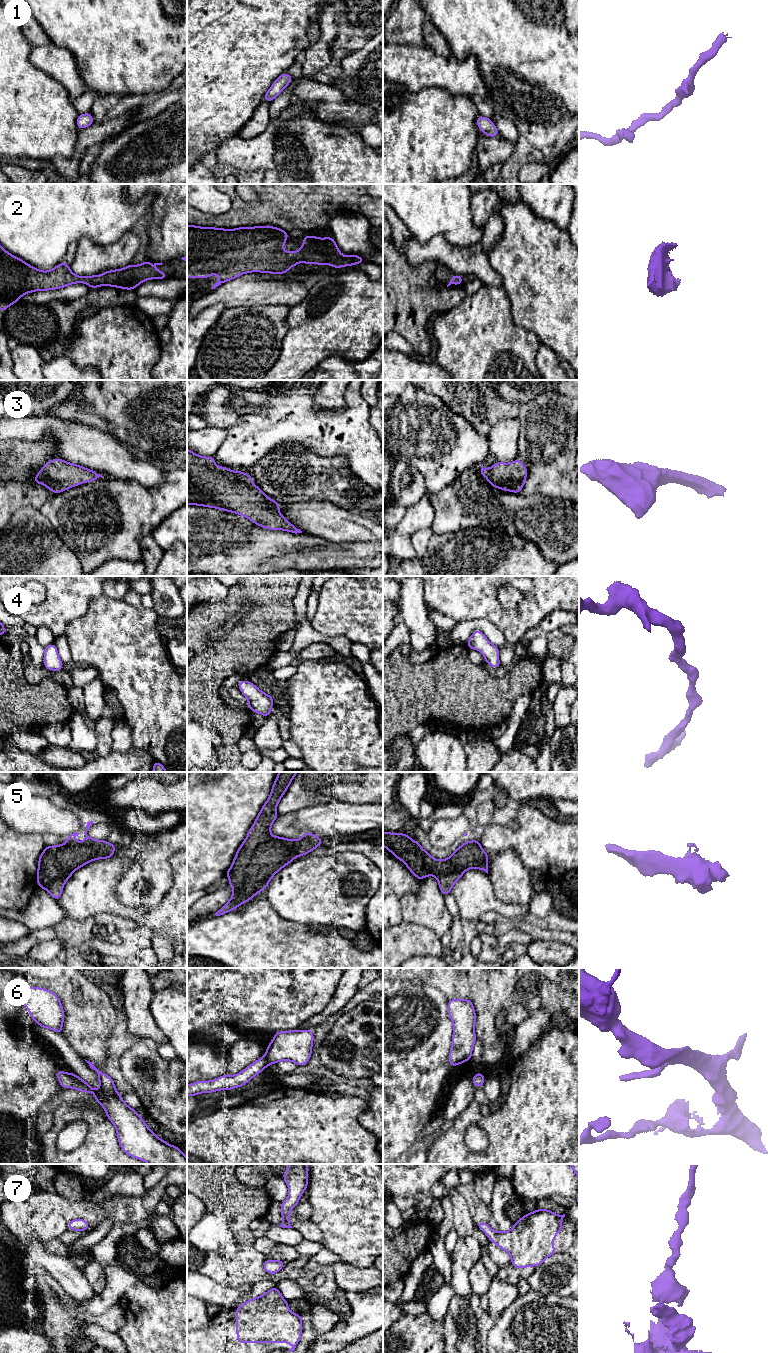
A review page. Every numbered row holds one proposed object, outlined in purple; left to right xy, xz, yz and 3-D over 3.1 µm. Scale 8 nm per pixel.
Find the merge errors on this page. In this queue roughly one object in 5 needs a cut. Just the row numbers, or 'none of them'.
none of them

